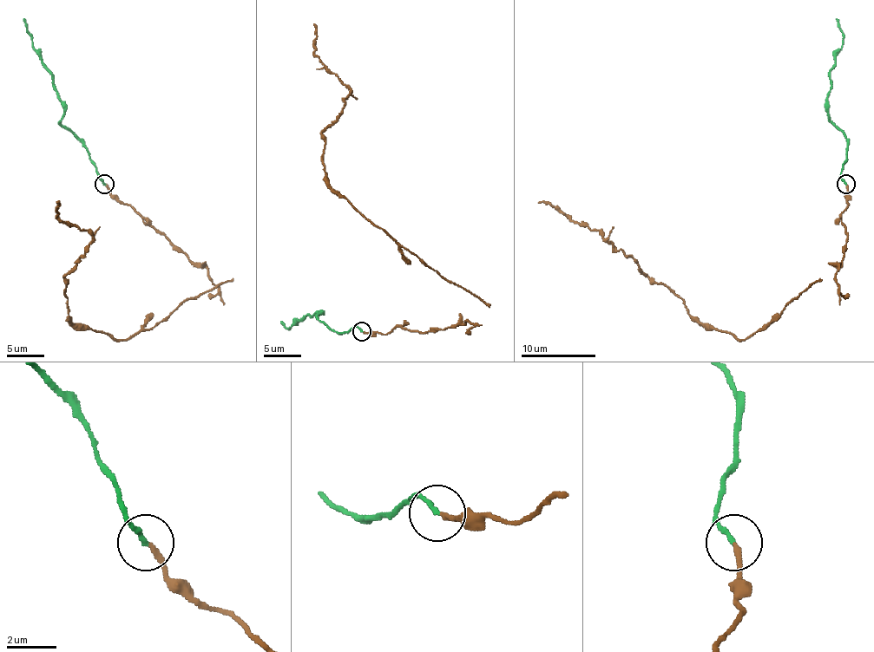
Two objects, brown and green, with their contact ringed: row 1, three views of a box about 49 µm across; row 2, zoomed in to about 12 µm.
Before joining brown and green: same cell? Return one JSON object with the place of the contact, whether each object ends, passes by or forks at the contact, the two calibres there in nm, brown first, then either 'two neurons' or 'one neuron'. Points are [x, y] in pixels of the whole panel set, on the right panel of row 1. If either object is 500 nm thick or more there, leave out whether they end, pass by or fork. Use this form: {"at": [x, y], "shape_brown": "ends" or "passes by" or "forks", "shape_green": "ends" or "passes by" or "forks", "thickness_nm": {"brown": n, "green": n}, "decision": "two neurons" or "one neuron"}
{"at": [846, 184], "shape_brown": "ends", "shape_green": "ends", "thickness_nm": {"brown": 200, "green": 180}, "decision": "one neuron"}

